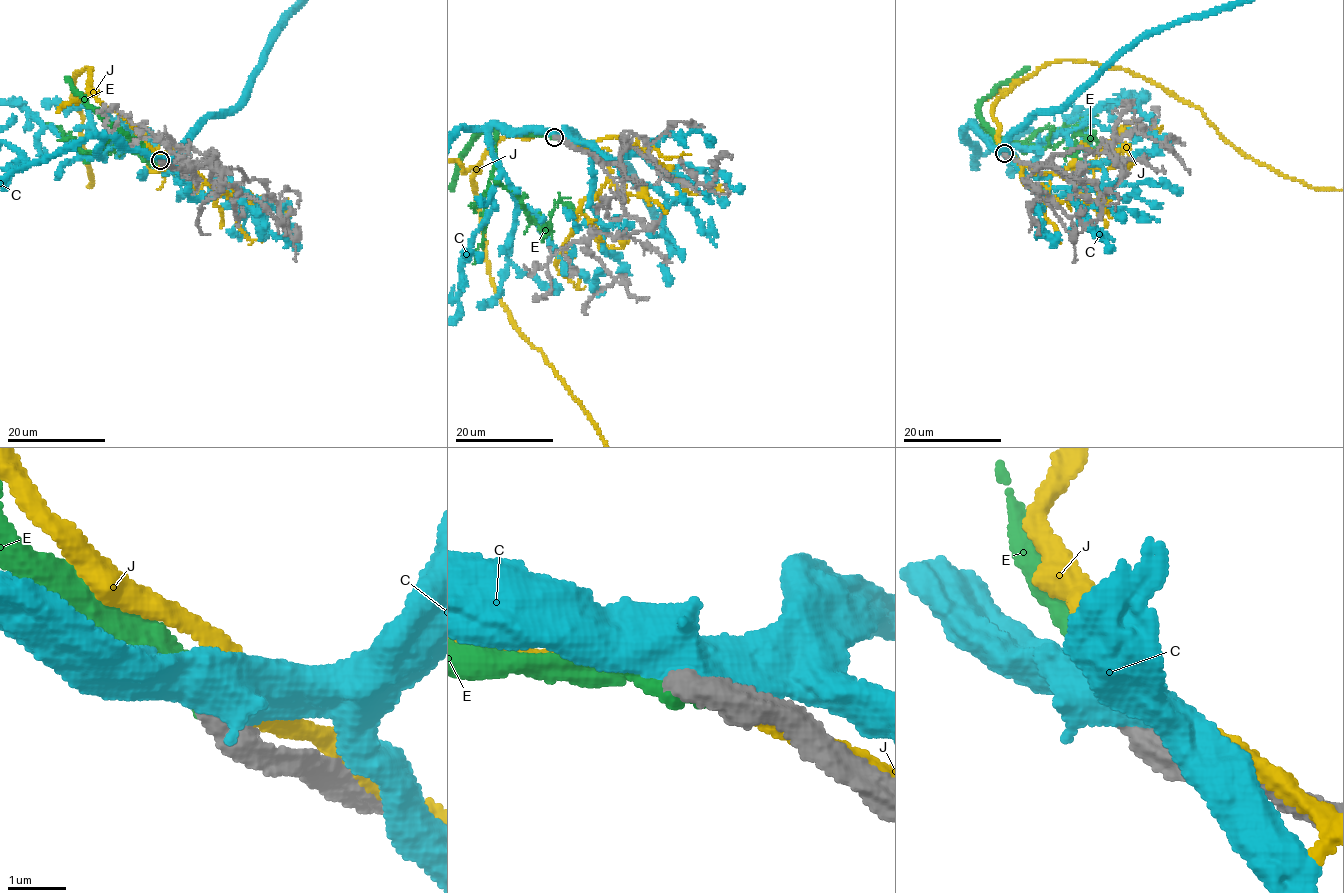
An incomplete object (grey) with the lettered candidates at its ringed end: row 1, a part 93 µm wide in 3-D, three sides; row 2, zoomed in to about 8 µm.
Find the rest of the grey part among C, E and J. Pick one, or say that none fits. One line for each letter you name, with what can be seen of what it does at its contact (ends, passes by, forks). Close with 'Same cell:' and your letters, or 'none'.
E: it ends
Same cell: E

